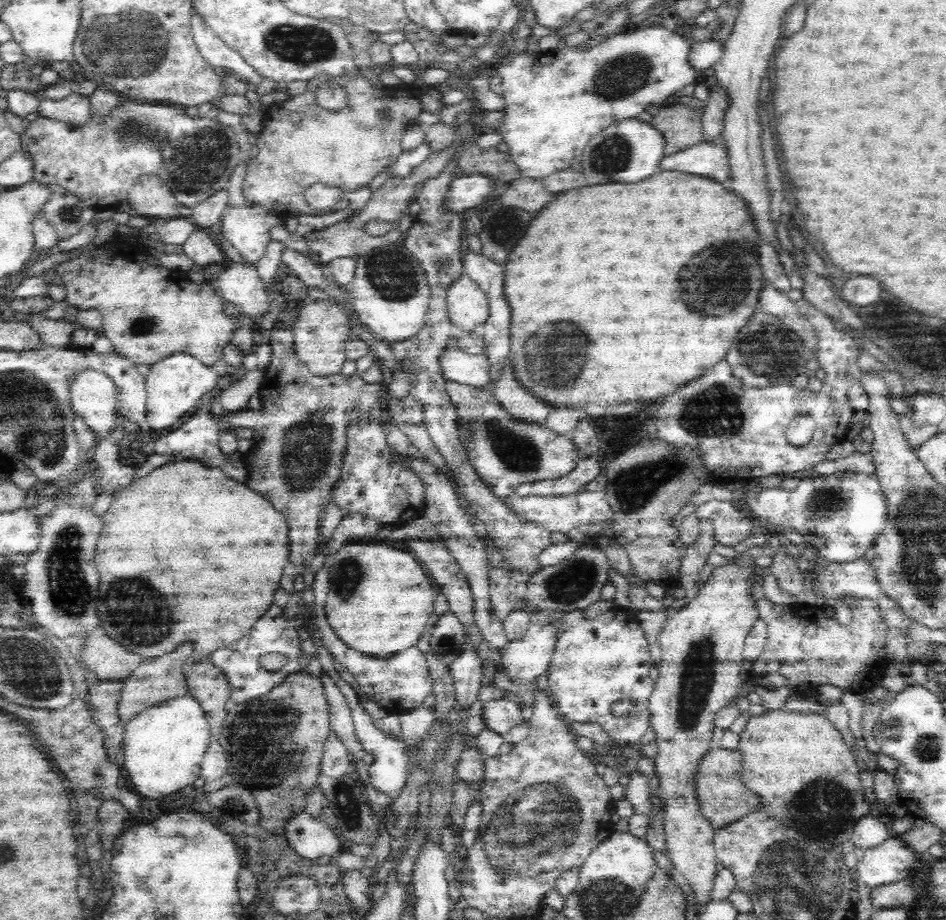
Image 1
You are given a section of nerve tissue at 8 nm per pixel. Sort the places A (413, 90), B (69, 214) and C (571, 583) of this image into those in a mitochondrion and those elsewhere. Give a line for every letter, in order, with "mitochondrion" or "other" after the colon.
A: other
B: mitochondrion
C: mitochondrion

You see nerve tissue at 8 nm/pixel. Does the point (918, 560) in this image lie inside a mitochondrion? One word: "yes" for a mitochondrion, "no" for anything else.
yes

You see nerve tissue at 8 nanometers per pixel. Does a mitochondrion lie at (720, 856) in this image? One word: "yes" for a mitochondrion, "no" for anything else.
no

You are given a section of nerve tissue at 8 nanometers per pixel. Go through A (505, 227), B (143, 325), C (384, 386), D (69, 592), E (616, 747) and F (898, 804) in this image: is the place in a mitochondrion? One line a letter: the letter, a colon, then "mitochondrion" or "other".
A: mitochondrion
B: mitochondrion
C: other
D: mitochondrion
E: other
F: other

